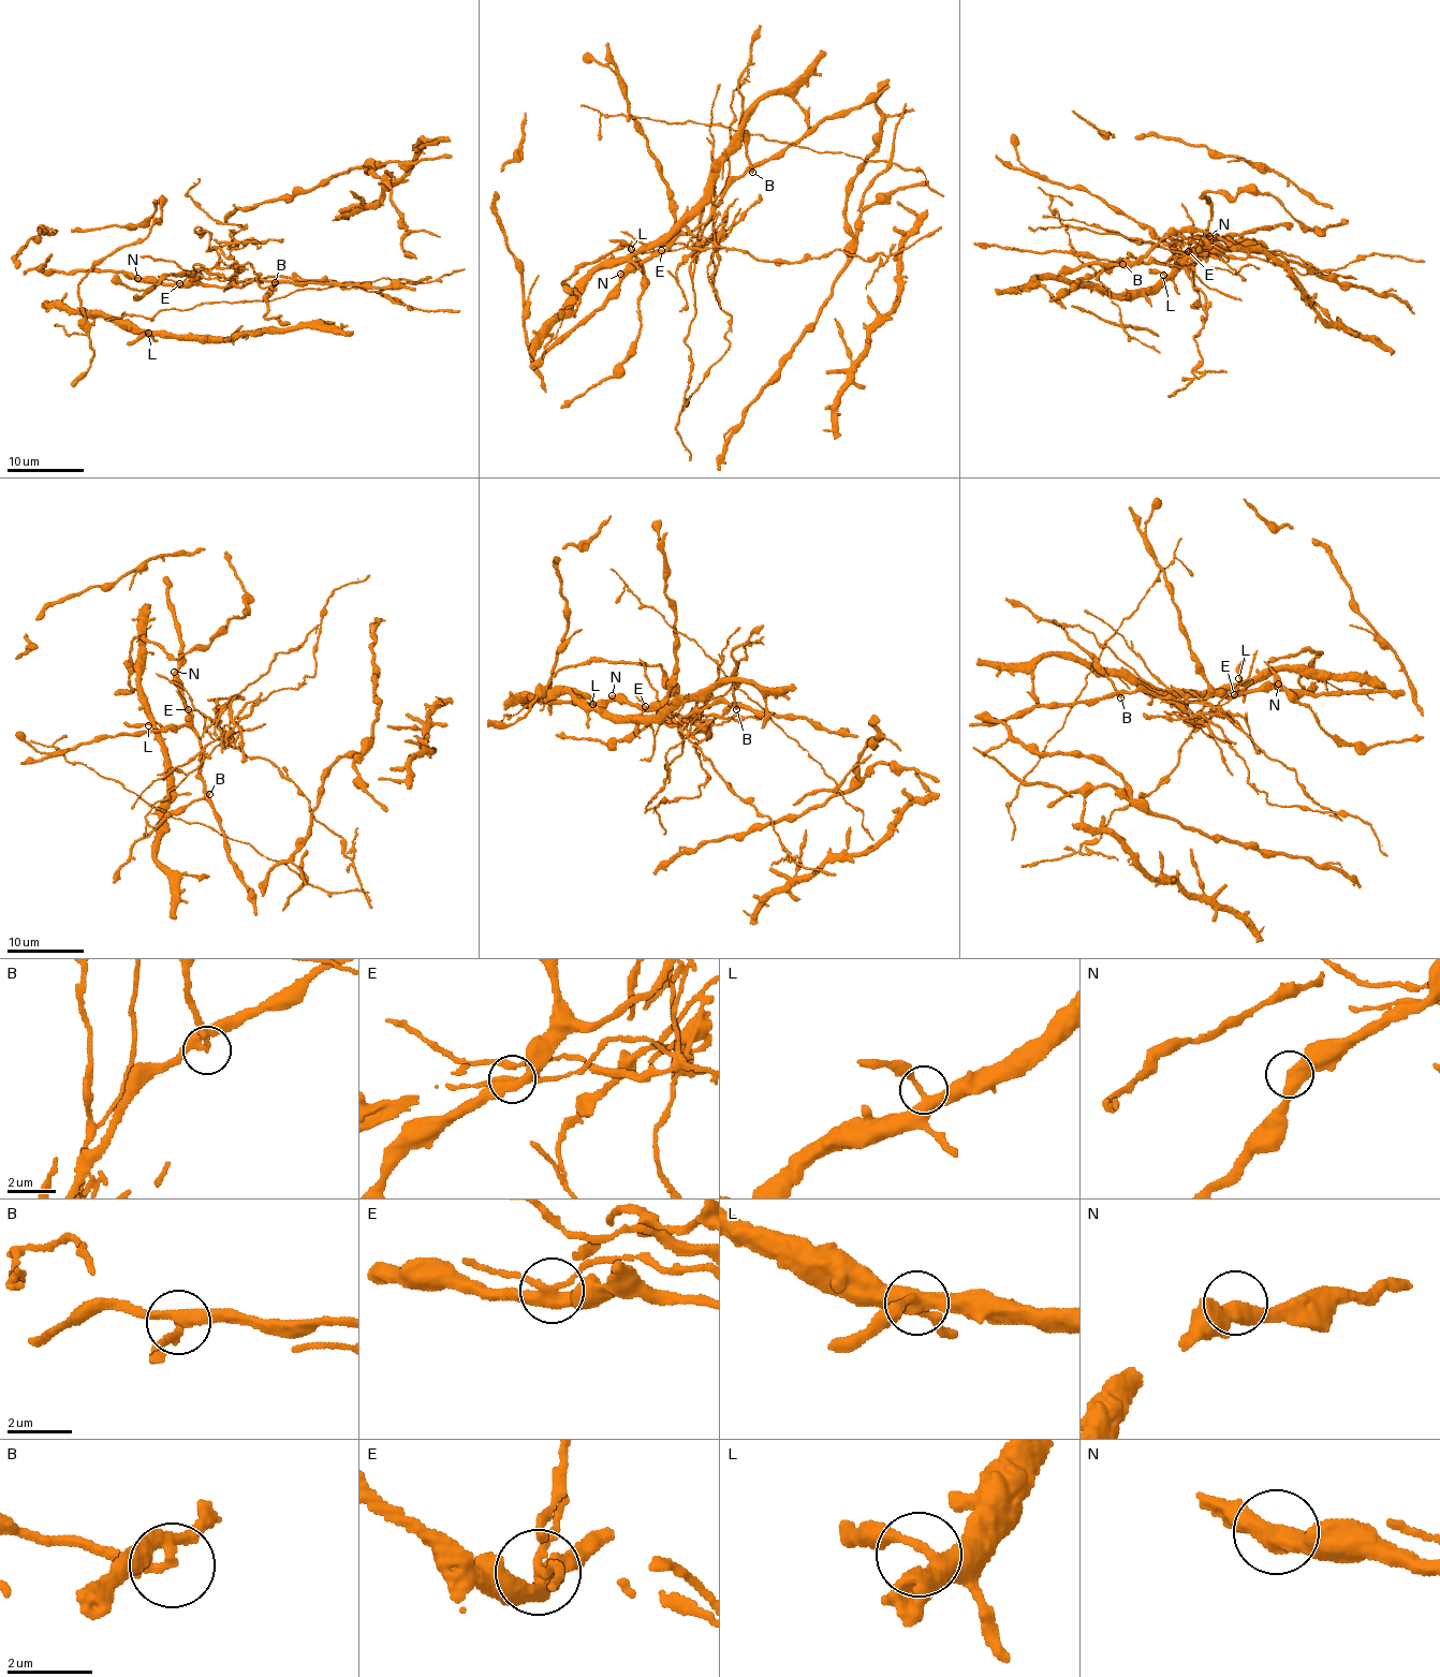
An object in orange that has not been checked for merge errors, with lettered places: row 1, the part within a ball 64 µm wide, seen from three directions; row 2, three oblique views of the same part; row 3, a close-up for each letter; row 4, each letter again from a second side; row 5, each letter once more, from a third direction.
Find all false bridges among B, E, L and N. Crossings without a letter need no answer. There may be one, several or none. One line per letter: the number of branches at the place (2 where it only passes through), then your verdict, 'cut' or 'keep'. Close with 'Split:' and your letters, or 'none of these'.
B: 3 branches meet; cut
E: 4 branches meet; cut
L: 3 branches meet; keep
N: 2 branches meet; keep
Split: B, E

